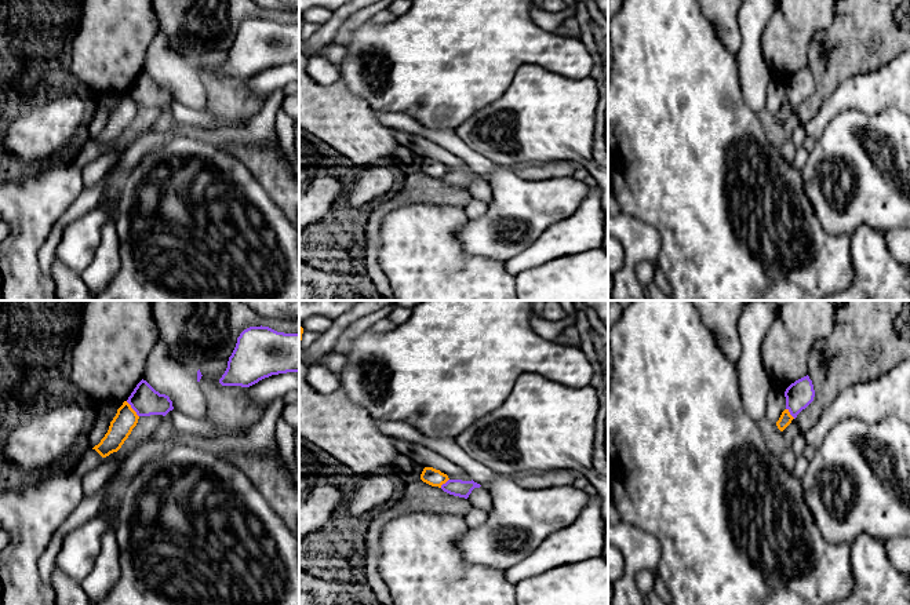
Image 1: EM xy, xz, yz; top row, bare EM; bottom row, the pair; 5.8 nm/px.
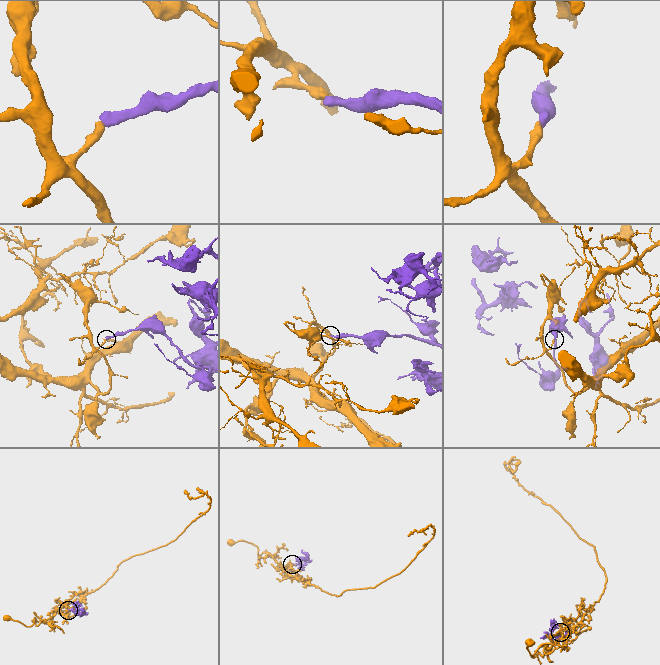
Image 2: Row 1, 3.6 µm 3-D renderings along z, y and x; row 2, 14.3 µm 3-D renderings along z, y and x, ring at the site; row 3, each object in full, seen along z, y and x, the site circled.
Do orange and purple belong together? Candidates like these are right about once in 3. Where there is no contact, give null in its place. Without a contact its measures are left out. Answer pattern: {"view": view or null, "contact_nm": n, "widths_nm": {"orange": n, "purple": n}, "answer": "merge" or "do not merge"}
{"view": "xy", "contact_nm": 120, "widths_nm": {"orange": 140, "purple": 170}, "answer": "do not merge"}

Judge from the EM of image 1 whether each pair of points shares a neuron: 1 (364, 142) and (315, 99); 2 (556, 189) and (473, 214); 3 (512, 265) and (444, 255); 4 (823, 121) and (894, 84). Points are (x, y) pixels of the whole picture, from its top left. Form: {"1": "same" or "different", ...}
{"1": "same", "2": "different", "3": "different", "4": "same"}

